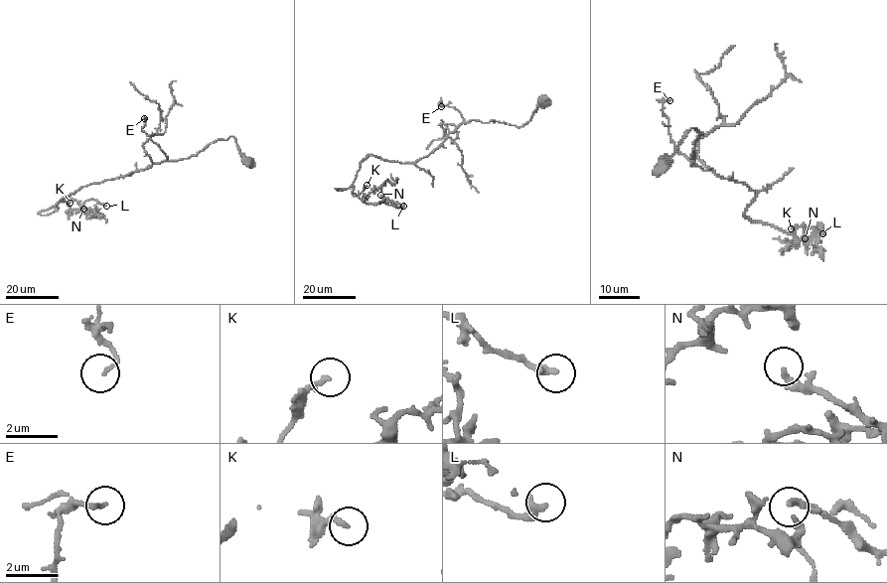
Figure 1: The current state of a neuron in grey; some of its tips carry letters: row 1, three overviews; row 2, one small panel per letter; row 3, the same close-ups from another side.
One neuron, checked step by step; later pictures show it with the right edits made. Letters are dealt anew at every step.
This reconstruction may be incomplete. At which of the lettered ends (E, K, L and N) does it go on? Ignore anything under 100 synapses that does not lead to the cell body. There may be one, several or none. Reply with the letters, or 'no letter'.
no letter

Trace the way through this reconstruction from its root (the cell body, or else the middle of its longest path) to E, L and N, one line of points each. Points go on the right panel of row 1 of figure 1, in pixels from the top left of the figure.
E: (756, 196), (743, 183), (703, 170), (674, 148), (667, 118), (662, 113), (663, 102), (669, 100)
L: (756, 196), (745, 215), (792, 233), (796, 248), (807, 227), (817, 222), (818, 232), (820, 223), (822, 233)
N: (756, 196), (746, 216), (792, 233), (799, 241), (796, 248), (792, 242), (817, 222), (815, 251), (805, 238)

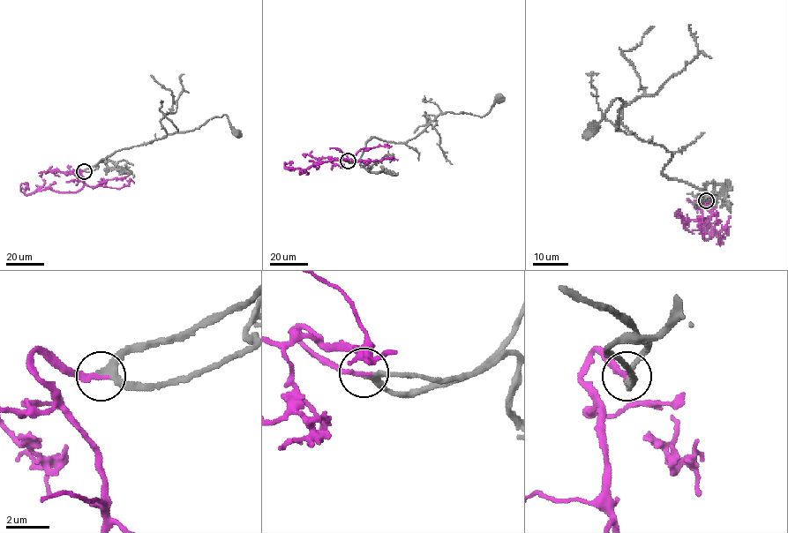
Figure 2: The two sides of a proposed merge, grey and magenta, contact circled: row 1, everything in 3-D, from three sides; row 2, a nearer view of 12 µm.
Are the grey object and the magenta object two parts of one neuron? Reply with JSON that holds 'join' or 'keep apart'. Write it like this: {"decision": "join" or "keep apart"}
{"decision": "join"}

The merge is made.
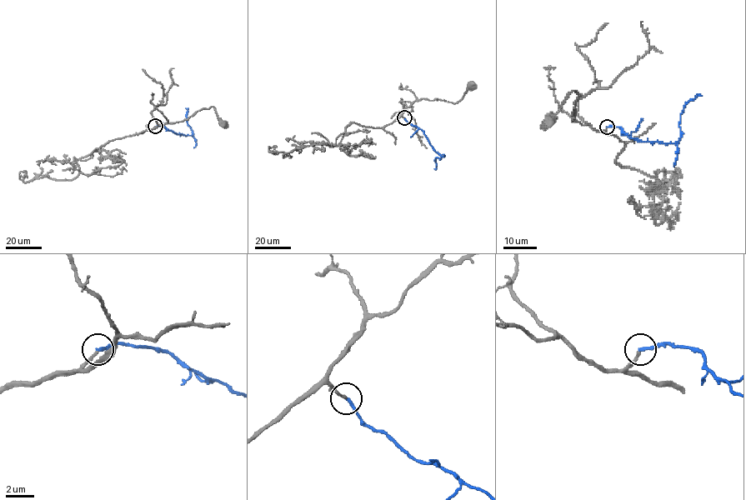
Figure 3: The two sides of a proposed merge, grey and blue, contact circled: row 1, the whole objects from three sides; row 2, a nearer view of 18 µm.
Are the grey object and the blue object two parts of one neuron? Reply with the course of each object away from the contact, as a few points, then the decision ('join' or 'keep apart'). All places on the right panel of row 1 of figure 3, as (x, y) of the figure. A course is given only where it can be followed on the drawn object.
grey runs (607, 127), (625, 143), (617, 162), (660, 184), (656, 224), (664, 215), (670, 229), (662, 209), (660, 221); blue runs (607, 127), (619, 126), (628, 136), (644, 142), (677, 142), (681, 133), (679, 125), (683, 107), (699, 94); join

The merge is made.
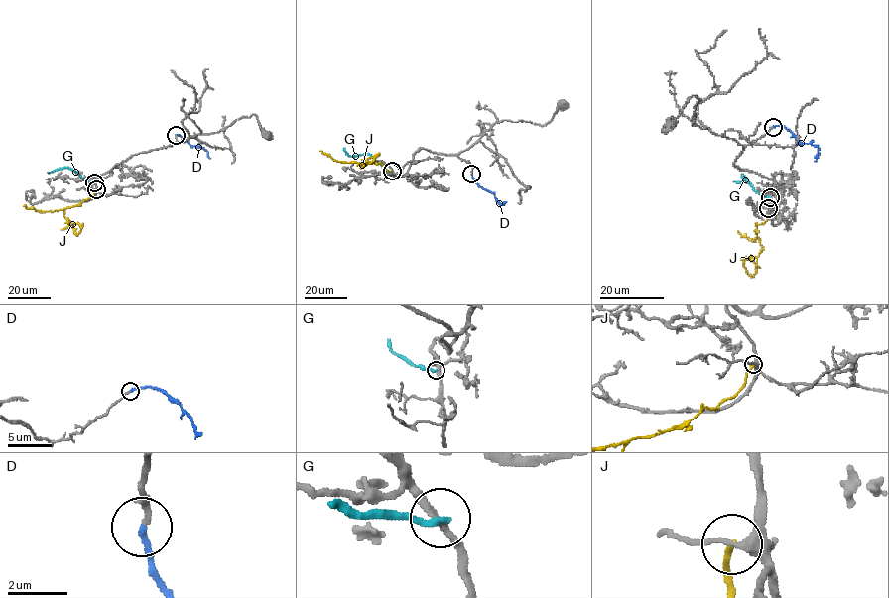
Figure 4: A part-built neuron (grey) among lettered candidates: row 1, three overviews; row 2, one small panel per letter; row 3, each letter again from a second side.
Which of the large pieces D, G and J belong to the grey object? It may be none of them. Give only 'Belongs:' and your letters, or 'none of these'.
Belongs: D

